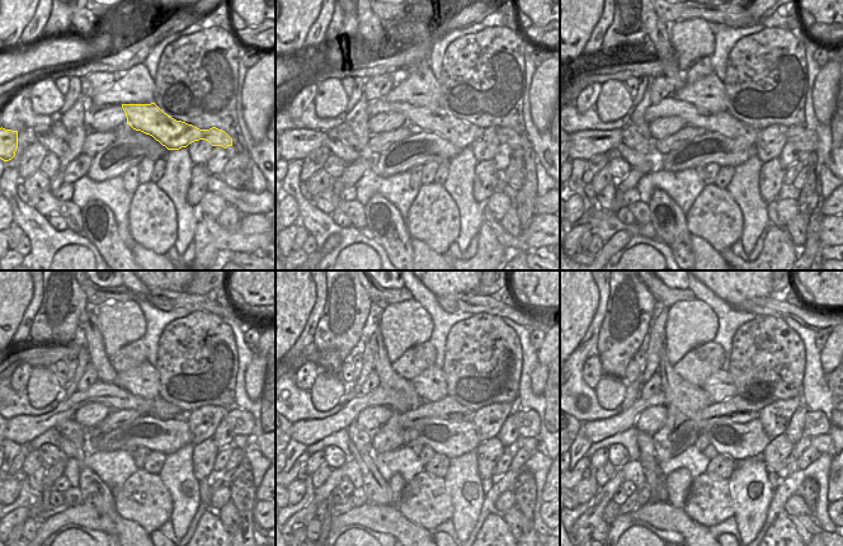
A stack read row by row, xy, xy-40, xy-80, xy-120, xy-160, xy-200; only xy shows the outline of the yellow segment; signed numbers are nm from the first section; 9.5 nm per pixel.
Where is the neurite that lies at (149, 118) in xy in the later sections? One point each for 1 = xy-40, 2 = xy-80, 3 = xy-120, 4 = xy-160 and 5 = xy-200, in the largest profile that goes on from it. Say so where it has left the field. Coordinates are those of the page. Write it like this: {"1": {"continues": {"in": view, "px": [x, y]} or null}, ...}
{"1": {"continues": {"in": "xy-40", "px": [461, 133]}}, "2": {"continues": {"in": "xy-80", "px": [723, 122]}}, "3": {"continues": {"in": "xy-120", "px": [22, 429]}}, "4": {"continues": {"in": "xy-160", "px": [307, 432]}}, "5": {"continues": {"in": "xy-200", "px": [596, 431]}}}

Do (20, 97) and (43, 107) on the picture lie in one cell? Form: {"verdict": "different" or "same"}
{"verdict": "different"}

